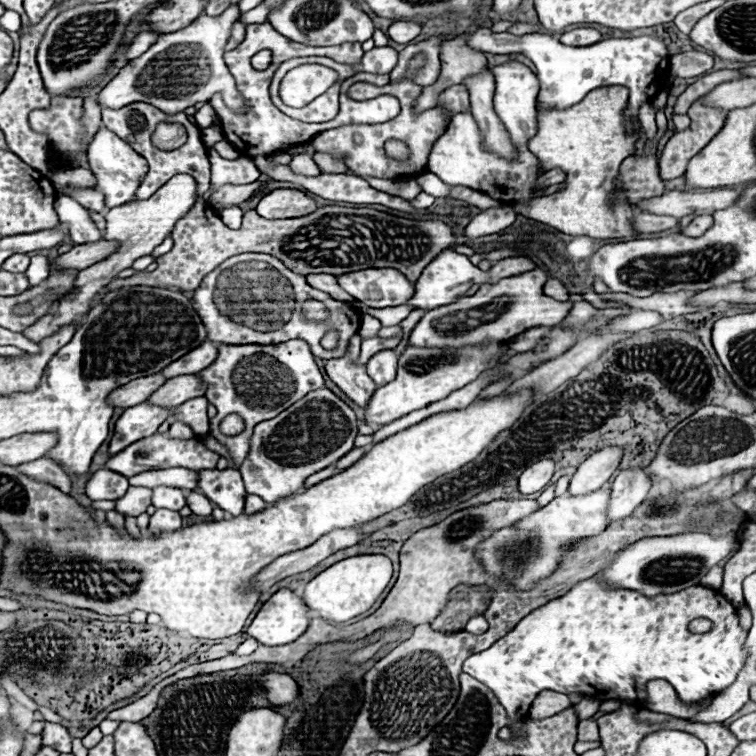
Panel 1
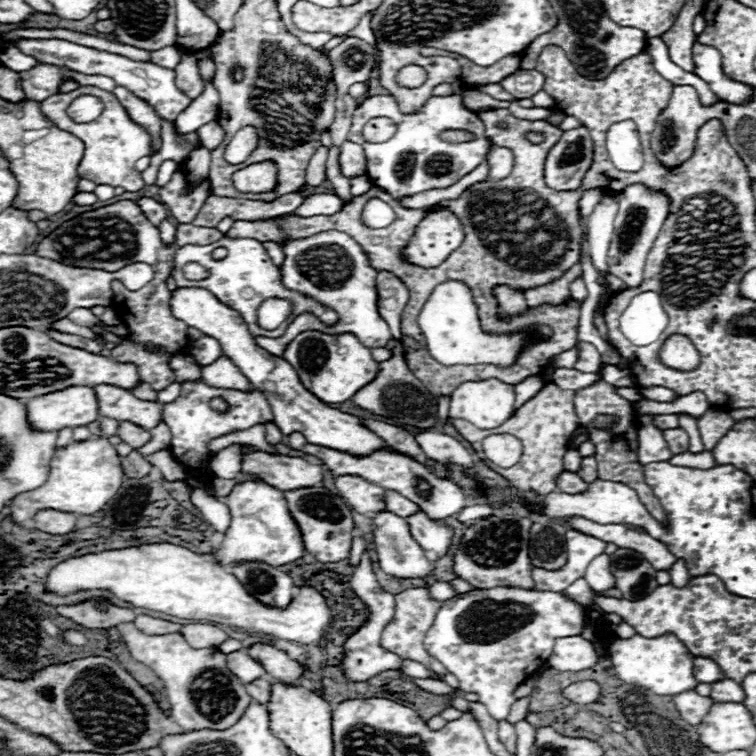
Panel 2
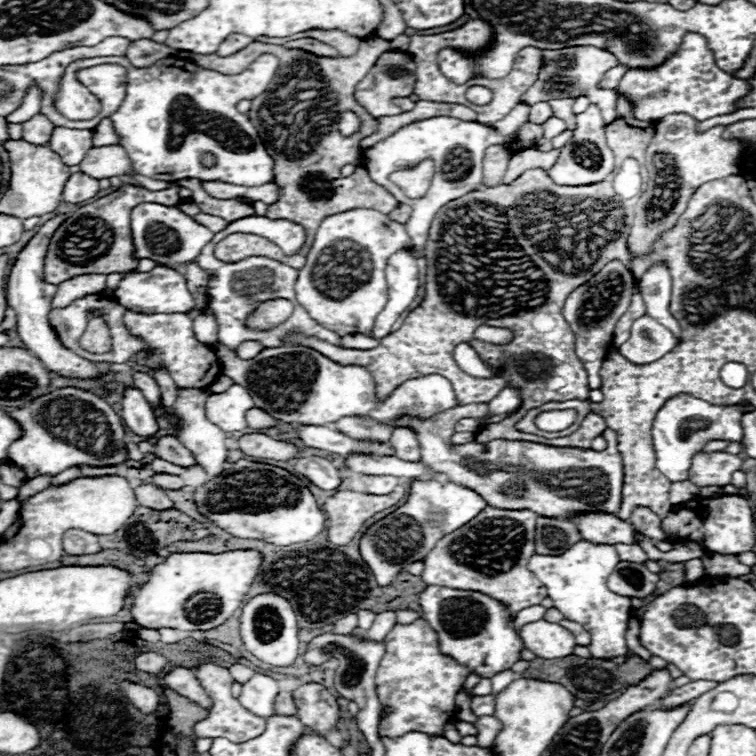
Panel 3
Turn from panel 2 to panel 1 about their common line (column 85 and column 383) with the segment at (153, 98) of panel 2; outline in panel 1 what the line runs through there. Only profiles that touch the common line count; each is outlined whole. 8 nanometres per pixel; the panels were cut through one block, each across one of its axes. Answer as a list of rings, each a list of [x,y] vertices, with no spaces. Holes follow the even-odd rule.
[[[376,46],[364,54],[360,62],[360,70],[372,74],[390,74],[398,62],[398,52],[390,46]]]

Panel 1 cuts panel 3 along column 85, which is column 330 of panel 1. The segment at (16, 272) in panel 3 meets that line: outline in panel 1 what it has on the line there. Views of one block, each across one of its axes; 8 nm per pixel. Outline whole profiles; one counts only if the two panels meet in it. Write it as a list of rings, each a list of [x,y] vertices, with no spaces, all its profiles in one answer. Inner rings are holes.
[[[354,334],[350,338],[346,354],[326,362],[326,374],[352,402],[364,408],[378,386],[370,380],[370,376],[366,374],[366,368],[358,364],[360,342],[362,342],[360,334]]]

